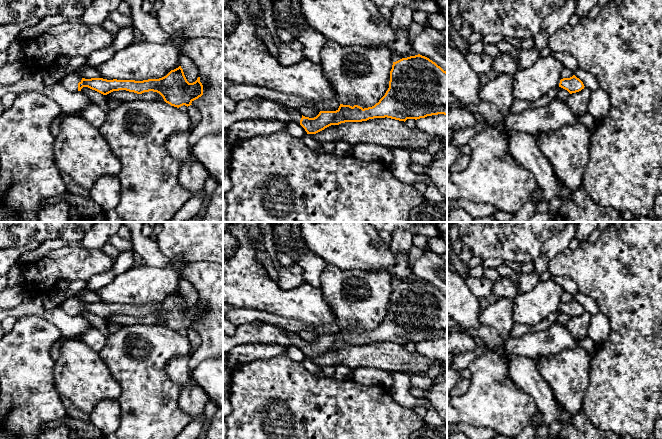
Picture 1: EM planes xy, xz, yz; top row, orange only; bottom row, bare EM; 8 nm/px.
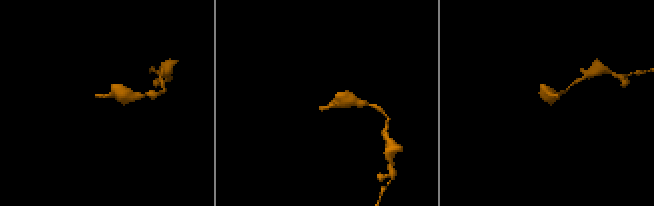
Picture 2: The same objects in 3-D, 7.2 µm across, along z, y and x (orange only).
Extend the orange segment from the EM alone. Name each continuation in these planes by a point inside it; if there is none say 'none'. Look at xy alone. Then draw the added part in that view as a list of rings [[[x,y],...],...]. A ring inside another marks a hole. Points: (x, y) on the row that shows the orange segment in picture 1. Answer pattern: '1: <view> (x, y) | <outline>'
1: xy (70, 82) | [[[72,73],[69,75],[64,76],[61,80],[60,80],[60,84],[65,87],[67,90],[72,91],[72,92],[76,92],[78,91],[78,83],[81,82],[82,77],[80,77],[79,75]]]

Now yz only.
none

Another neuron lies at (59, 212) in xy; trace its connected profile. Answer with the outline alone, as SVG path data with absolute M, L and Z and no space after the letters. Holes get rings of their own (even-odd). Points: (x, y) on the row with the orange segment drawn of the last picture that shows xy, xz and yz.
M60 202L40 208L37 212L37 219L39 222L69 222L69 211L68 204Z

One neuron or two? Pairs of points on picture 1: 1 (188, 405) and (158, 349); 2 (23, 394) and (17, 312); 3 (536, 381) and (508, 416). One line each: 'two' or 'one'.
1: two
2: two
3: two

